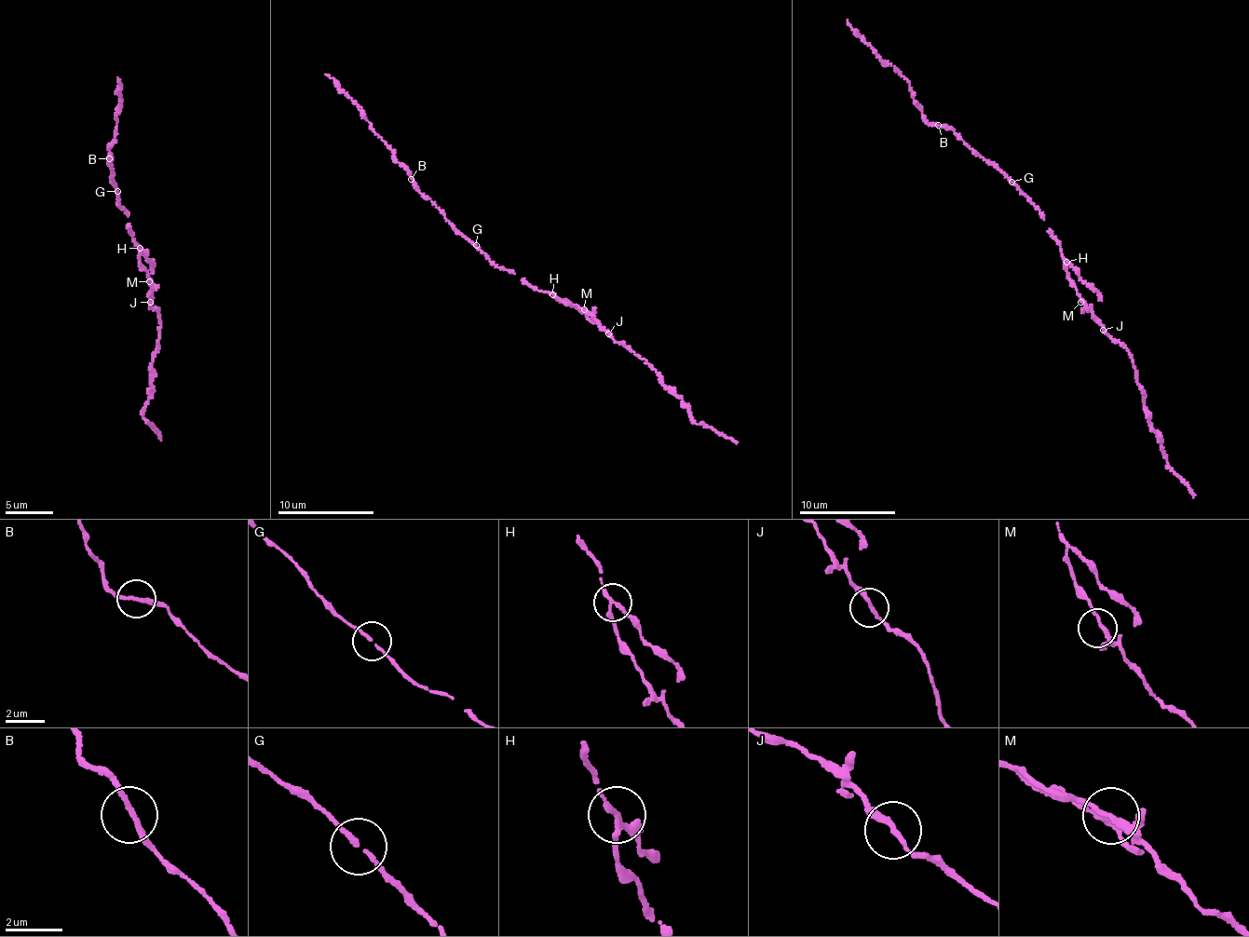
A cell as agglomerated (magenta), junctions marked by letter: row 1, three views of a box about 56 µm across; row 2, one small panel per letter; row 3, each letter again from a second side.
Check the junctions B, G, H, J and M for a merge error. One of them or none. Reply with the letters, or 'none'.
H

